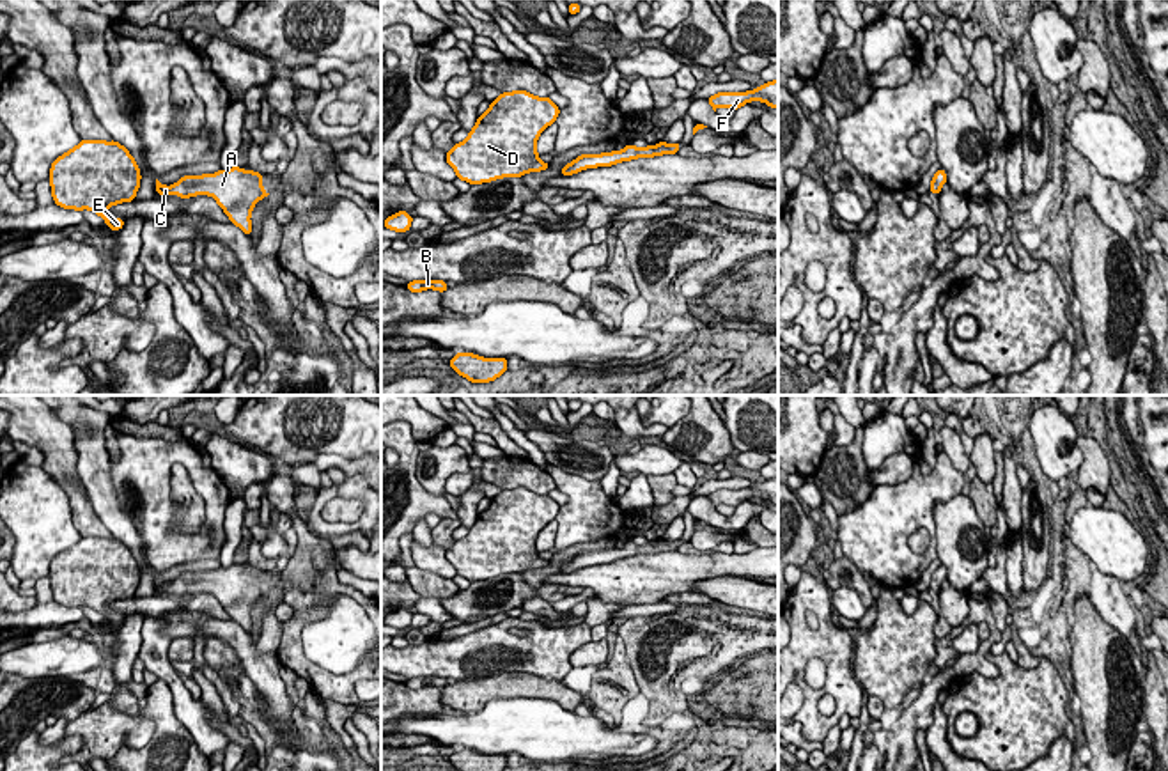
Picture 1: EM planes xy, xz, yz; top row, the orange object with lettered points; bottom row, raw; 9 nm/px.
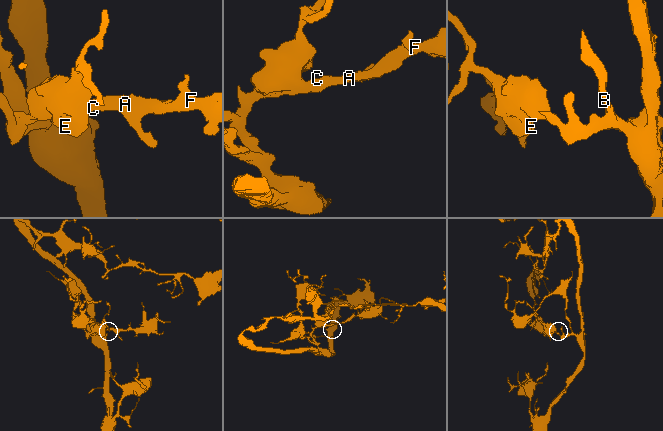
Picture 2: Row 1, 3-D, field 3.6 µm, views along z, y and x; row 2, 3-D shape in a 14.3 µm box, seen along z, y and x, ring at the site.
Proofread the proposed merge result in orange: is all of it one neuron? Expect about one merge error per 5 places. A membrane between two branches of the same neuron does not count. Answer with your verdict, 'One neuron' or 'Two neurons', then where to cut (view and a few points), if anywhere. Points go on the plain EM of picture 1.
One neuron. No split

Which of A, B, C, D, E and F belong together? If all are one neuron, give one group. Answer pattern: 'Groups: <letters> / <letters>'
Groups: A B C D E F

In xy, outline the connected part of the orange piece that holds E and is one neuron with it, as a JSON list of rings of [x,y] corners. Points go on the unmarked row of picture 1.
[[[82,537],[51,560],[48,576],[57,603],[90,606],[112,627],[121,627],[124,617],[108,617],[106,608],[135,597],[142,572],[133,553],[115,537]]]

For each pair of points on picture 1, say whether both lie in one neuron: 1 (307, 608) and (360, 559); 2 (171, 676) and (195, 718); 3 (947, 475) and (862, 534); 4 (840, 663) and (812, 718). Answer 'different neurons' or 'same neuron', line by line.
1: different neurons
2: same neuron
3: same neuron
4: same neuron

